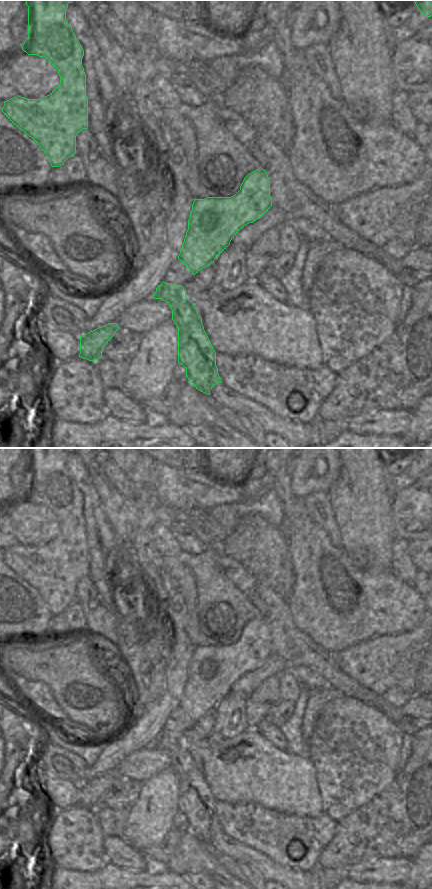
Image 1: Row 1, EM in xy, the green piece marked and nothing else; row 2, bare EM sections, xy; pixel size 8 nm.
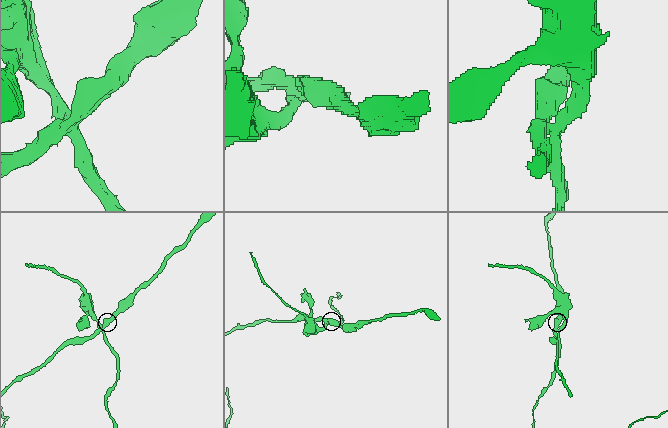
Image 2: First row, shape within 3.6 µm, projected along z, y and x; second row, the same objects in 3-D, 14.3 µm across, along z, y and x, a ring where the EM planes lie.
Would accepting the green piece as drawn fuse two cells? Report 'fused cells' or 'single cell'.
fused cells

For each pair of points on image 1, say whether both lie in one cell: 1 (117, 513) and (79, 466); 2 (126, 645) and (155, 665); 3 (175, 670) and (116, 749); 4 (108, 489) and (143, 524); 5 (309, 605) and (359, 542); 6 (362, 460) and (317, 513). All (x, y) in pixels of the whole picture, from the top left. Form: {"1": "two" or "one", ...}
{"1": "two", "2": "one", "3": "one", "4": "two", "5": "two", "6": "two"}

